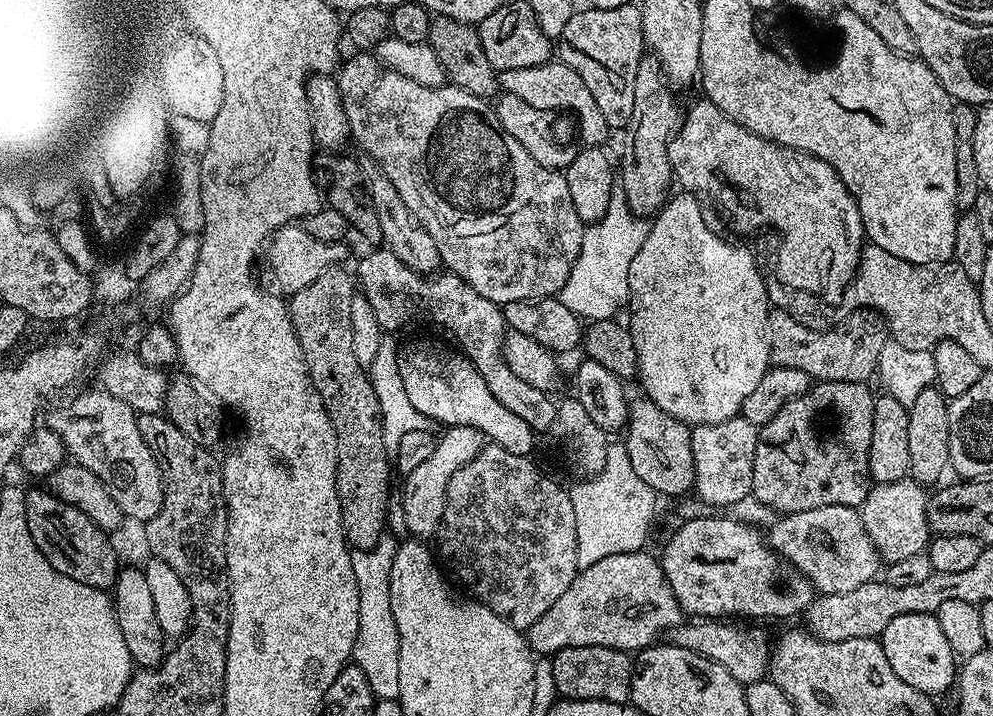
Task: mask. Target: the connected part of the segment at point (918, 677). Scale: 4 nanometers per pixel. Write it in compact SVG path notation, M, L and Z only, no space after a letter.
M898 614L878 639L886 650L886 662L890 662L894 674L898 674L906 686L914 686L914 690L936 698L939 692L957 683L958 658L950 650L950 642L942 635L935 615Z

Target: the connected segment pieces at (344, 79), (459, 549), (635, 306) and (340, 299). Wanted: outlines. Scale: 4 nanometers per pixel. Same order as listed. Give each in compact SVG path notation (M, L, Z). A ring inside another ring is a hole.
M360 50L343 61L338 68L338 79L342 90L342 106L346 106L346 122L352 131L351 139L356 140L356 144L376 163L375 167L394 182L394 190L402 194L402 202L410 206L410 210L430 230L430 238L438 242L438 254L440 255L443 267L447 271L453 272L458 278L462 278L482 298L490 298L490 302L501 306L510 302L522 302L522 298L537 300L543 296L556 296L566 286L566 278L570 278L570 270L574 270L574 262L578 258L578 250L582 250L582 234L585 225L578 218L578 210L574 210L574 201L570 199L570 186L568 177L563 171L538 166L530 154L526 154L526 146L522 142L514 142L496 117L496 109L483 96L475 96L466 90L457 88L451 82L445 82L440 88L434 86L421 86L418 82L413 82L411 78L405 78L403 74L398 74L398 70L390 70L386 65L381 64L371 51Z
M485 443L484 449L473 460L466 462L466 466L462 466L462 470L458 470L454 474L454 478L450 478L450 482L446 486L444 513L440 519L440 531L438 533L438 541L440 540L438 556L439 559L440 556L444 559L445 565L443 564L443 567L449 573L452 571L465 584L463 587L467 589L473 600L486 605L490 610L494 610L494 614L498 614L506 622L510 622L514 627L521 630L526 630L534 622L538 622L538 618L542 618L542 614L546 614L546 610L550 610L550 606L554 606L554 602L558 602L558 597L566 591L570 582L574 582L578 571L578 533L575 526L571 494L567 487L564 486L563 488L558 481L551 480L544 472L539 472L534 461L535 459L527 456L510 454L510 450L502 450L502 446L497 444Z
M673 195L655 213L642 250L630 262L628 294L632 313L626 319L626 327L634 338L638 354L636 371L644 387L643 395L666 410L666 414L695 426L722 422L737 415L754 386L762 382L772 355L772 341L768 338L770 303L764 276L751 250L744 244L731 244L712 232L700 209L701 201L695 195L679 195Z
M337 266L326 270L326 274L322 274L318 278L314 278L314 282L310 282L310 286L306 286L306 290L298 290L290 297L288 304L288 312L292 316L292 321L296 327L296 336L300 339L302 346L302 354L304 360L308 364L308 374L310 383L318 390L318 394L322 398L322 402L326 406L326 410L330 414L330 422L336 431L336 441L338 442L338 466L336 467L336 485L338 486L338 498L340 499L340 509L342 510L342 526L344 534L348 538L348 543L353 549L372 548L379 540L381 533L385 531L384 519L388 516L388 483L394 477L394 468L390 463L390 453L384 445L384 431L382 430L382 422L380 421L380 407L378 406L378 394L374 394L374 386L368 381L366 368L359 364L354 356L353 335L351 333L350 324L350 302L354 295L354 280L344 266Z

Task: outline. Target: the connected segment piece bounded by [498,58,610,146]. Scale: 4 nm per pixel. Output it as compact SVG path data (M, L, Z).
M553 58L547 64L538 66L522 66L518 70L502 70L498 73L498 88L503 94L514 94L517 98L522 98L526 106L534 106L549 114L555 113L555 108L560 112L572 112L585 145L603 145L603 140L610 135L606 118L602 115L602 110L598 110L586 82L582 82L582 78L578 78L578 74L574 74L574 70L570 70L570 66L559 59Z

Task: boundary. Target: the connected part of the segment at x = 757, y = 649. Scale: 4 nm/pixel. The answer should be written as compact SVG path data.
M700 618L695 622L681 622L671 629L671 643L682 650L690 650L702 658L710 658L710 662L718 662L718 666L726 666L730 674L742 685L750 685L765 679L770 655L770 640L764 637L760 628L739 628L739 623L725 622L720 618Z

